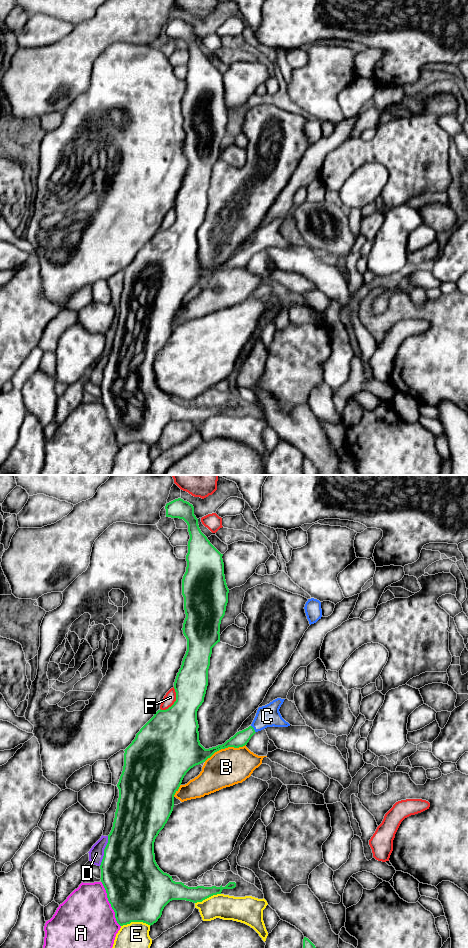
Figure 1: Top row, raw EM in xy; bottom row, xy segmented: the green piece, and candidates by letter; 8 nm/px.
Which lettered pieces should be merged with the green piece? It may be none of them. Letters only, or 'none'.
C

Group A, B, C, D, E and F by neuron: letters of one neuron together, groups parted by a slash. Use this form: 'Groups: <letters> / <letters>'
Groups: A / B / C / D / E / F

